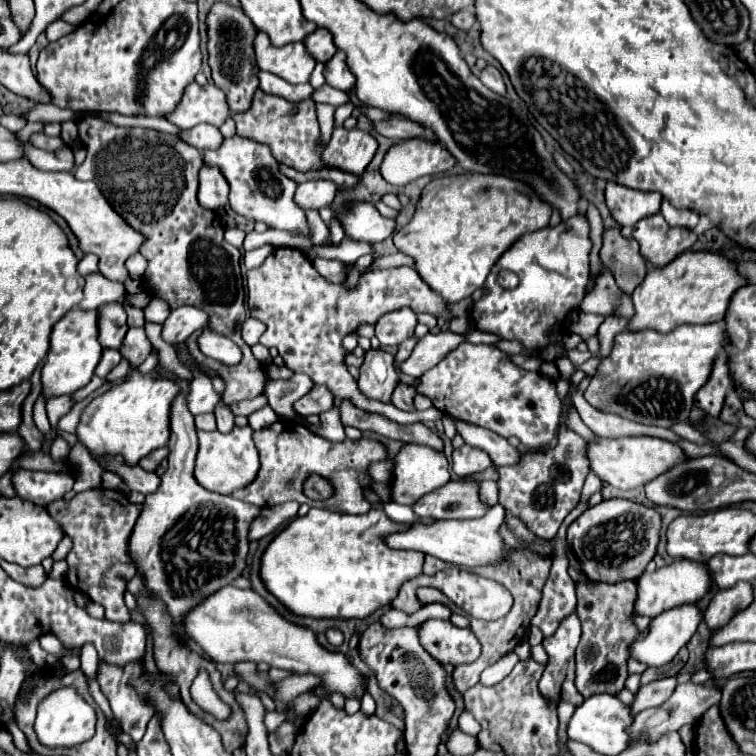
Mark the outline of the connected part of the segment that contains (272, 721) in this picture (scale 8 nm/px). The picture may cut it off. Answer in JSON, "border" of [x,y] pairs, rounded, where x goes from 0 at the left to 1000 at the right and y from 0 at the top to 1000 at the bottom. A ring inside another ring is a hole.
{"border":[[[353,940],[349,948],[349,959],[354,968],[362,968],[374,955],[380,952],[378,943],[368,943],[365,940]]]}

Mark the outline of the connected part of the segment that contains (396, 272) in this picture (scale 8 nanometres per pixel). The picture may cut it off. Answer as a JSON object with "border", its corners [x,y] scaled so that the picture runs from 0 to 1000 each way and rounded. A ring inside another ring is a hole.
{"border":[[[368,328],[362,331],[344,354],[325,362],[328,370],[328,407],[331,418],[352,429],[352,439],[344,452],[354,460],[368,460],[378,484],[389,492],[407,495],[418,508],[434,508],[439,521],[450,529],[463,526],[468,537],[511,550],[513,556],[529,561],[546,561],[585,554],[587,548],[574,537],[562,544],[538,545],[524,540],[521,534],[487,529],[471,511],[471,503],[460,495],[455,484],[455,460],[452,447],[468,439],[479,426],[497,429],[505,417],[524,407],[545,407],[553,413],[574,415],[577,421],[590,421],[590,399],[569,384],[556,362],[548,354],[529,352],[513,357],[488,358],[479,365],[468,384],[460,384],[458,376],[429,376],[429,368],[415,357],[413,347],[397,331]]]}

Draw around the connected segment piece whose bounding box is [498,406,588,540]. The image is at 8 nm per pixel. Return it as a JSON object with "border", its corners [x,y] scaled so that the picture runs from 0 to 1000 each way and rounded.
{"border":[[[746,537],[741,550],[741,577],[738,587],[717,595],[705,595],[690,603],[690,611],[683,616],[659,619],[661,635],[659,664],[688,683],[698,698],[720,712],[730,714],[743,693],[743,688],[765,669],[770,656],[772,632],[778,627],[778,603],[772,603],[772,587],[778,587],[770,577],[765,577],[757,566],[749,563],[751,537]]]}

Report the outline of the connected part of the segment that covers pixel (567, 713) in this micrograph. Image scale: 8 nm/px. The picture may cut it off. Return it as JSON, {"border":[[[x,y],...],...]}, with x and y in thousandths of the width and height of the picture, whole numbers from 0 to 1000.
{"border":[[[743,929],[738,931],[738,958],[741,958],[741,984],[749,984],[751,979],[751,971],[749,971],[749,963],[751,963],[751,952],[754,947],[759,944],[759,931],[751,931],[751,929]]]}

